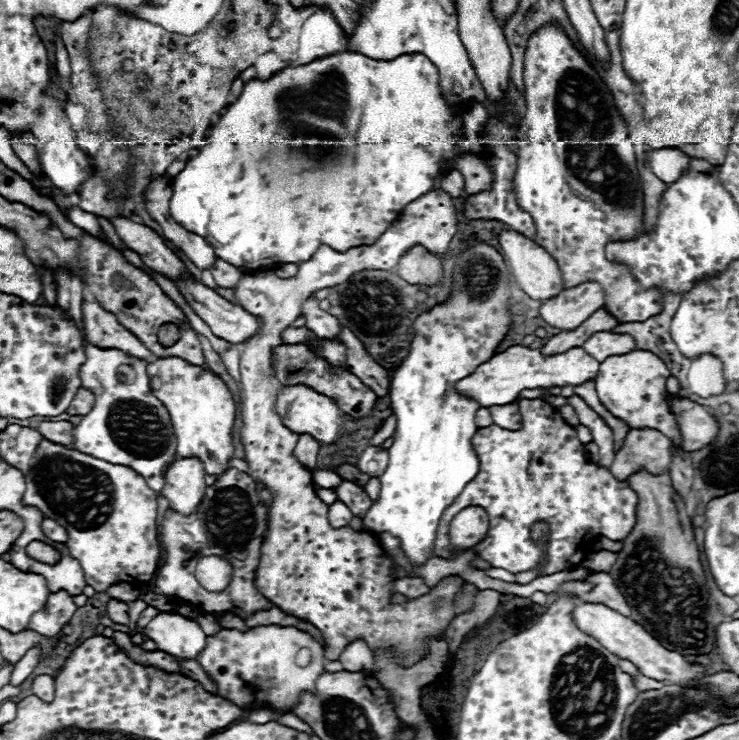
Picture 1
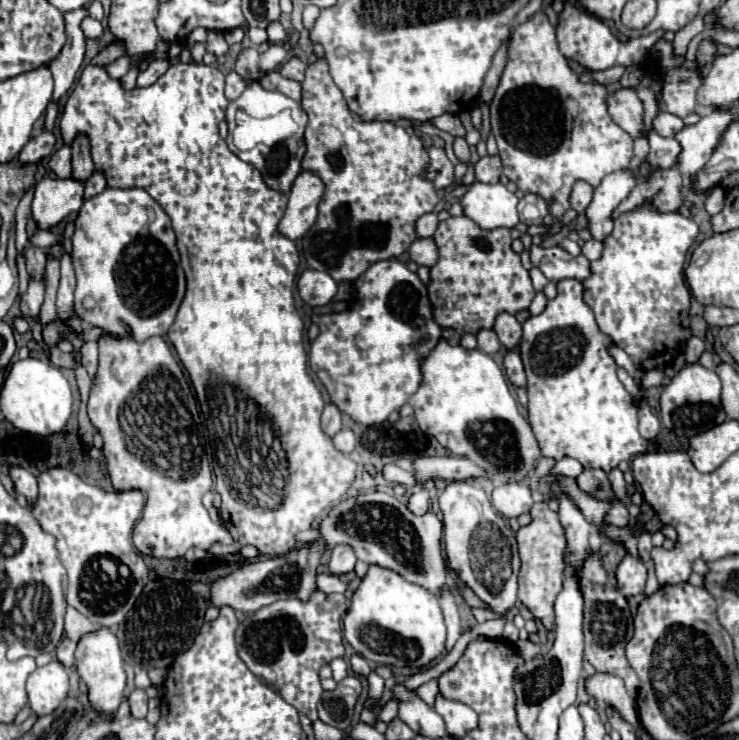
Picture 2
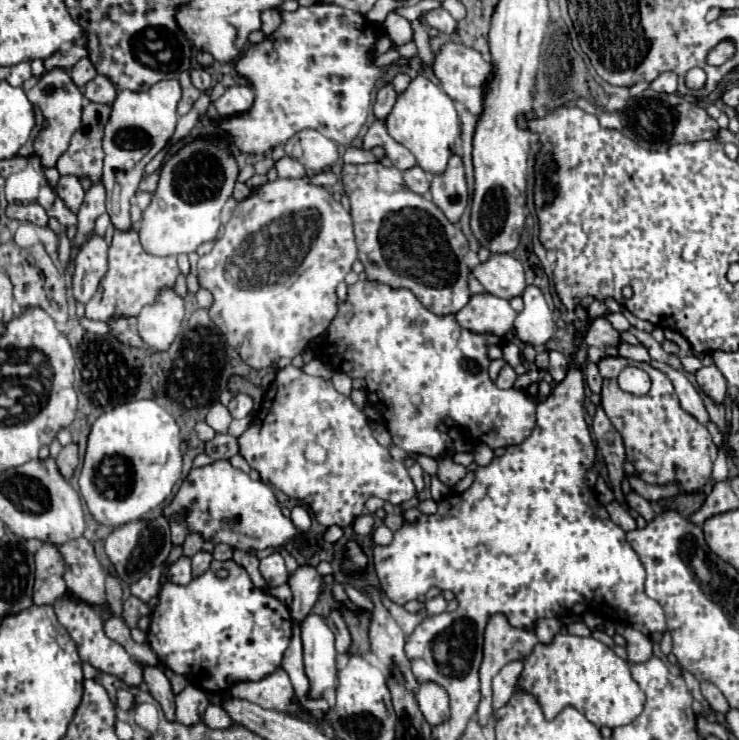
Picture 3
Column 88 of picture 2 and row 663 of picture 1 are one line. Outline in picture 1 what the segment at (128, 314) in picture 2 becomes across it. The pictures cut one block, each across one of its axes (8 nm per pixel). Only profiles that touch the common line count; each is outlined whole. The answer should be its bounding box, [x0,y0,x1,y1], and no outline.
[196,626,324,718]

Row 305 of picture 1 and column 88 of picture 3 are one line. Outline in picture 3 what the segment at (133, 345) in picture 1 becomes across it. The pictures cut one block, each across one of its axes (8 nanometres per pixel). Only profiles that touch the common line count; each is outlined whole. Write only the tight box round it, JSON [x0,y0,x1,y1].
[86,74,118,104]

